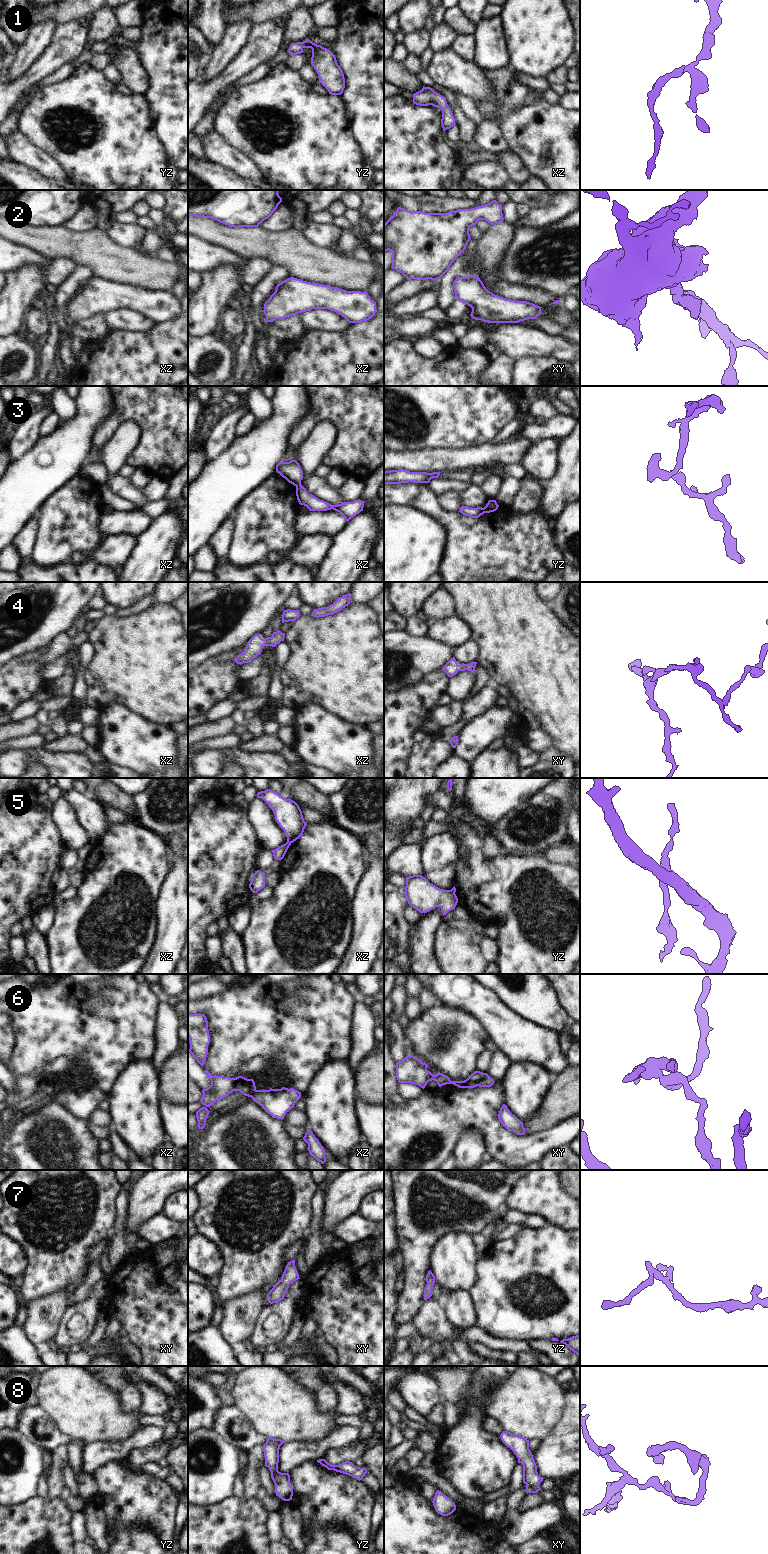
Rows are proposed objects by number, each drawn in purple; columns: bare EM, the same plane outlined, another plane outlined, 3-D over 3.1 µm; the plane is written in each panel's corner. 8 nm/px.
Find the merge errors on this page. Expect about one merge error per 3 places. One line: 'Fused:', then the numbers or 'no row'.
Fused: 3, 5, 6

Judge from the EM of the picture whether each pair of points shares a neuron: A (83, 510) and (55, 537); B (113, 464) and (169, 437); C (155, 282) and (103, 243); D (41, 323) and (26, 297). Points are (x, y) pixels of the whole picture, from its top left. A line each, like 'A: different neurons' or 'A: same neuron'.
A: same neuron
B: different neurons
C: same neuron
D: different neurons

